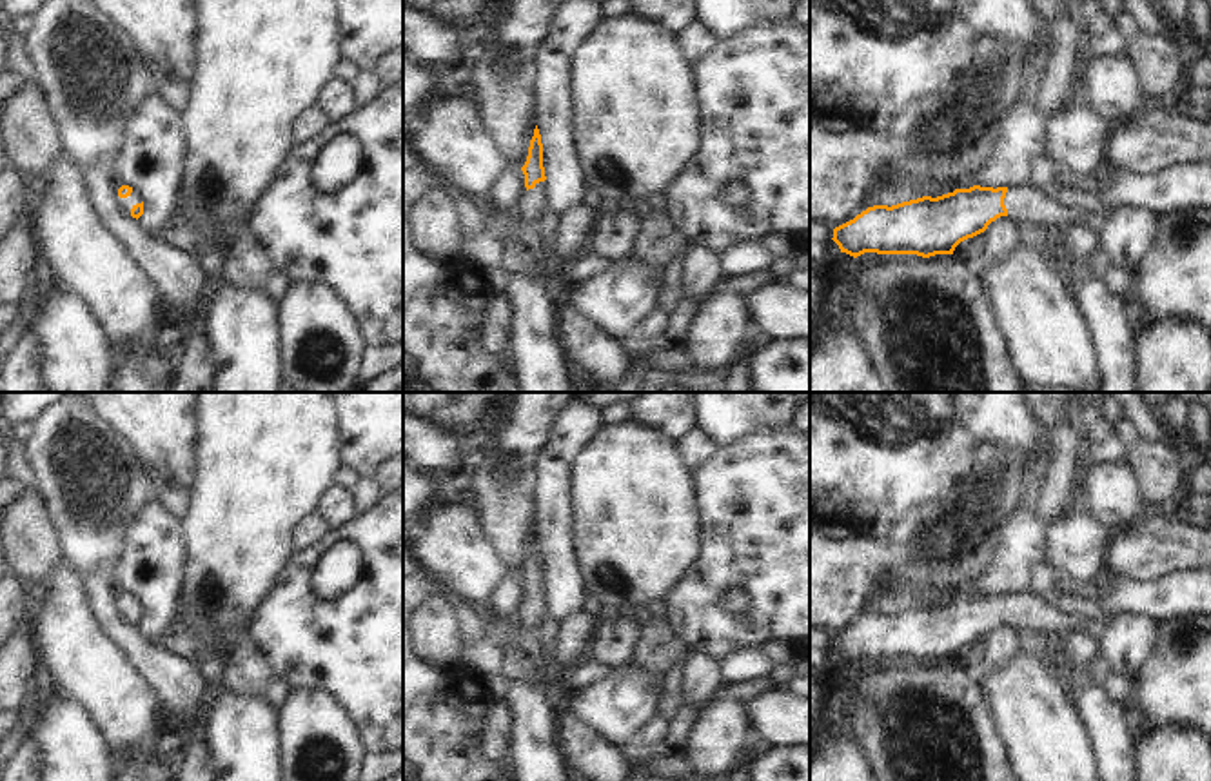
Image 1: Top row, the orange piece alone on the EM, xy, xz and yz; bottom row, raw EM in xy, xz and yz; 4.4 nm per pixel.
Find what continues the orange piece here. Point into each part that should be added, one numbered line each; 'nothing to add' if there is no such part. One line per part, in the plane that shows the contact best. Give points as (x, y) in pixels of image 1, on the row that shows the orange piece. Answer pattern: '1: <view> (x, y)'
1: yz (1026, 206)

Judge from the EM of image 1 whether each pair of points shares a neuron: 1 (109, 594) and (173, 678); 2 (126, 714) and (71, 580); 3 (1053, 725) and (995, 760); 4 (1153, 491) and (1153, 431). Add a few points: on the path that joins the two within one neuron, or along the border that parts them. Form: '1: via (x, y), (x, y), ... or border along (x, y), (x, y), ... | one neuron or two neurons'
1: via (111, 616), (151, 658) | one neuron
2: via (106, 682), (78, 654), (73, 643), (71, 612) | one neuron
3: border along (990, 712), (995, 734), (1010, 761) | two neurons
4: border along (1124, 418), (1141, 434), (1171, 445) | two neurons

